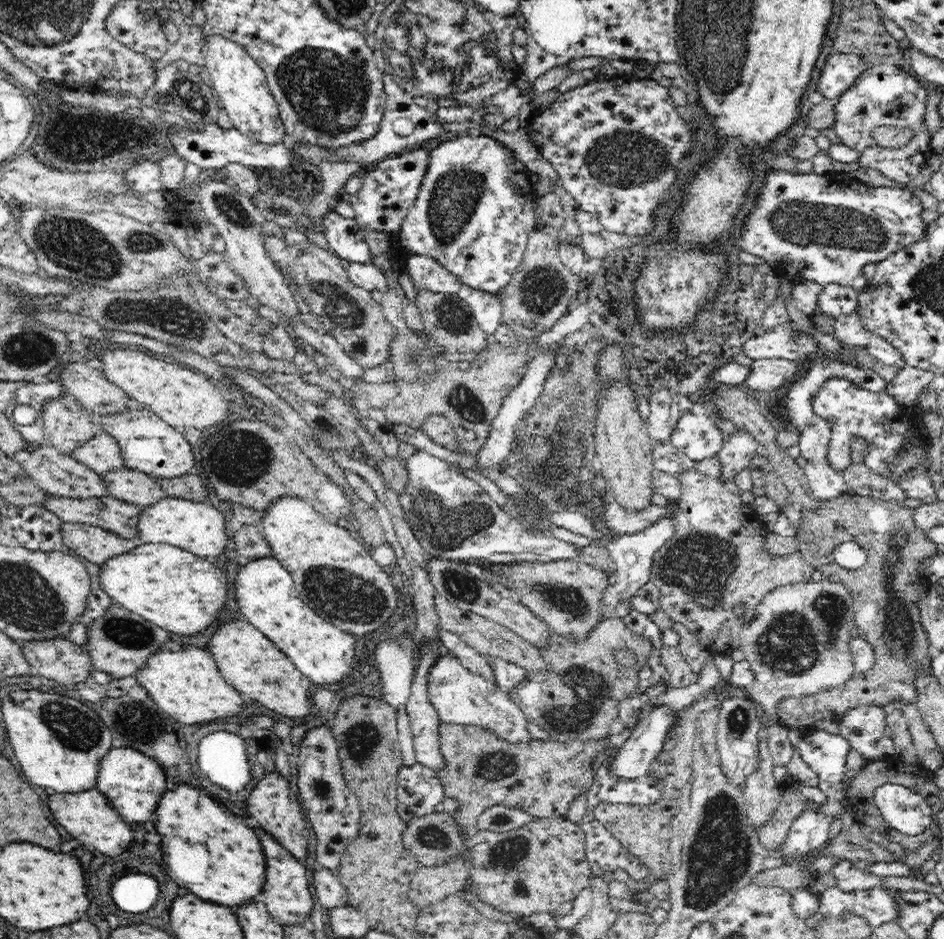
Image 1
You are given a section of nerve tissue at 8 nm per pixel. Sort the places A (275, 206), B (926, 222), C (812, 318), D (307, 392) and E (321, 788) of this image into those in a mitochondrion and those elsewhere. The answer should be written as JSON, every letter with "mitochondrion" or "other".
{"A":"mitochondrion","B":"other","C":"other","D":"other","E":"mitochondrion"}

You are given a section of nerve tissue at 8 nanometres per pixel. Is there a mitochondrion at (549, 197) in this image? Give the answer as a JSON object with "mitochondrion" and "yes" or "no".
{"mitochondrion":"no"}

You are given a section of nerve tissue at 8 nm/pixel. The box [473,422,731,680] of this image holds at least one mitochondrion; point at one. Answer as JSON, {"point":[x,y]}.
{"point":[570,601]}

